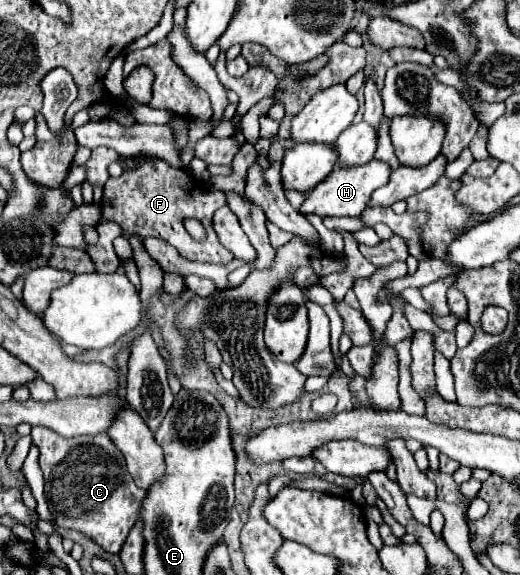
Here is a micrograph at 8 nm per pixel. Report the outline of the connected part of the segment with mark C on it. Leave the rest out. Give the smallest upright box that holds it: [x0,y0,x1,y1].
[31,426,145,554]

